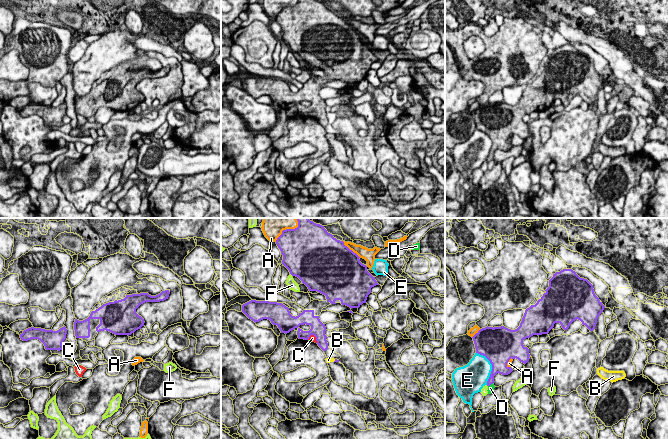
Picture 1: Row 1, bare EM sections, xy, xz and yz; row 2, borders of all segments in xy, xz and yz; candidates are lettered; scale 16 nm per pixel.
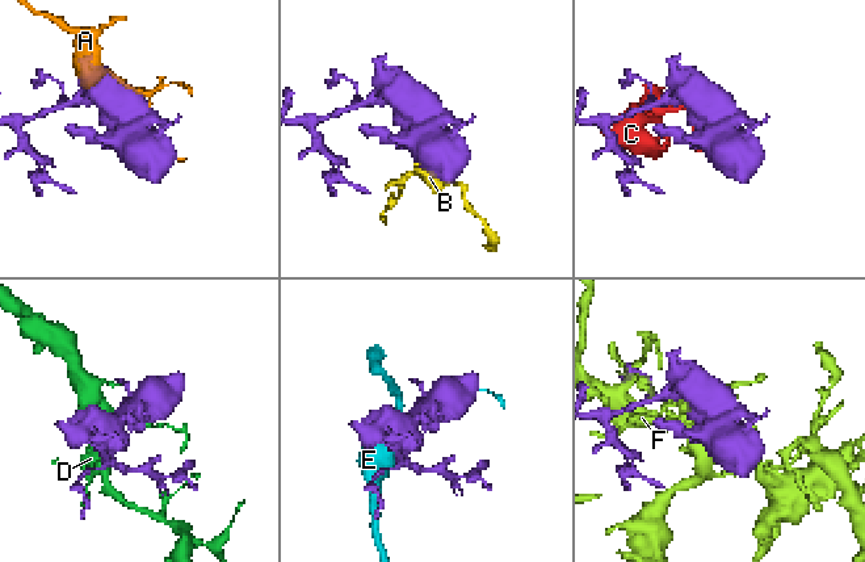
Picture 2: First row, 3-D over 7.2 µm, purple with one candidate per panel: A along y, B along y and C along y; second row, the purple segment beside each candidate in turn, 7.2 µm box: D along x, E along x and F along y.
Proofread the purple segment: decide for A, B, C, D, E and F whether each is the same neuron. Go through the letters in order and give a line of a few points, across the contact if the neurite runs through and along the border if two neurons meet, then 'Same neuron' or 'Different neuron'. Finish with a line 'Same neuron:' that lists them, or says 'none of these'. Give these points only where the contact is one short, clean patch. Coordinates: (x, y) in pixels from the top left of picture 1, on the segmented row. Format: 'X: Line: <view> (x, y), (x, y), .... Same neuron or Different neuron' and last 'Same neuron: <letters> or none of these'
A: Different neuron
B: Line: xz (336, 360), (335, 360), (328, 360). Same neuron
C: Different neuron
D: Line: yz (493, 382), (488, 386). Different neuron
E: Different neuron
F: Different neuron
Same neuron: B

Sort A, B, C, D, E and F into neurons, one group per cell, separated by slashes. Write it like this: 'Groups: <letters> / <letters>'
Groups: A / B / C / D / E / F

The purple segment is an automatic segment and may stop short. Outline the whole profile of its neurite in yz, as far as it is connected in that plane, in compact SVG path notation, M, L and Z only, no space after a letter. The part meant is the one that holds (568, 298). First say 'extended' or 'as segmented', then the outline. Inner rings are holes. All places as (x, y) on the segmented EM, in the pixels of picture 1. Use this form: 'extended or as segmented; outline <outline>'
as segmented; outline M563 269L553 274L545 291L535 305L525 310L517 329L487 326L472 337L476 353L485 356L492 364L487 386L494 383L497 373L508 375L513 371L507 366L511 358L524 364L529 361L529 349L523 345L524 339L548 334L555 323L567 330L577 319L590 331L595 329L605 306L587 279L580 278L572 269Z

